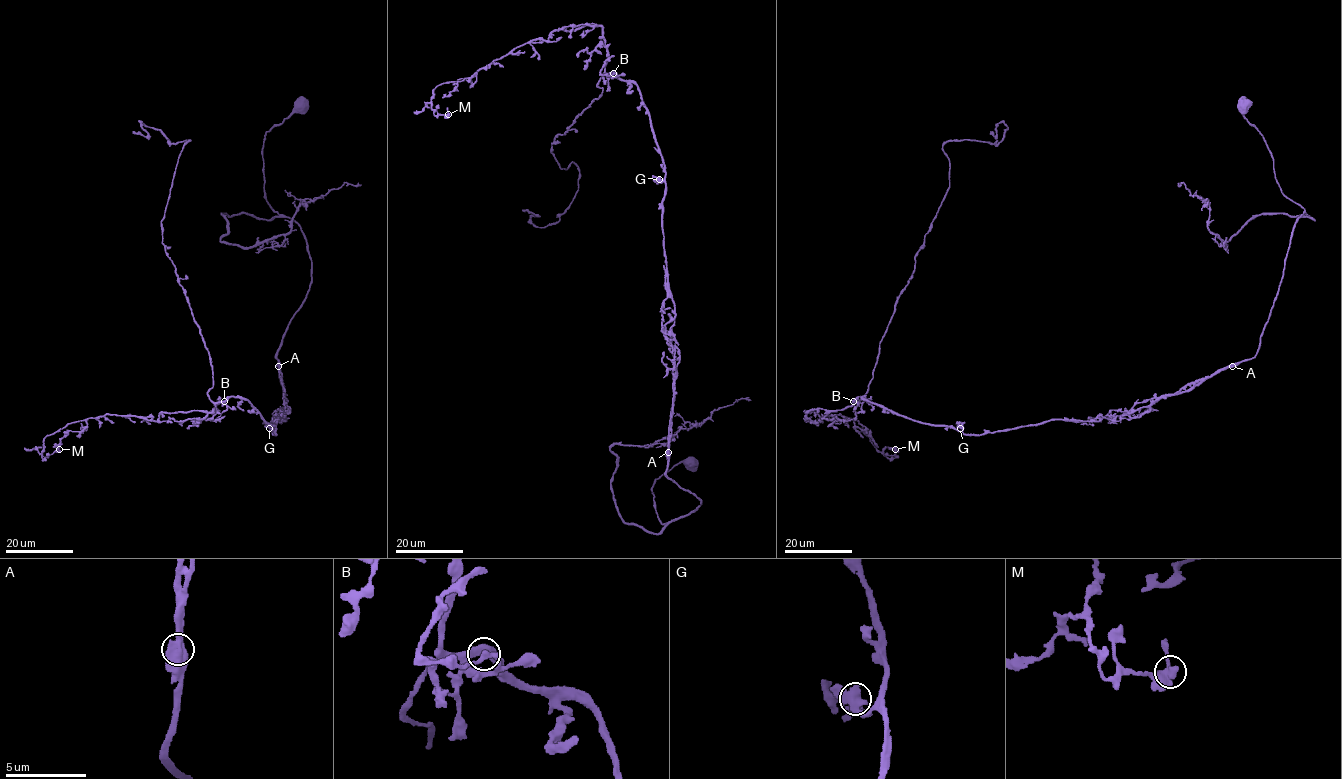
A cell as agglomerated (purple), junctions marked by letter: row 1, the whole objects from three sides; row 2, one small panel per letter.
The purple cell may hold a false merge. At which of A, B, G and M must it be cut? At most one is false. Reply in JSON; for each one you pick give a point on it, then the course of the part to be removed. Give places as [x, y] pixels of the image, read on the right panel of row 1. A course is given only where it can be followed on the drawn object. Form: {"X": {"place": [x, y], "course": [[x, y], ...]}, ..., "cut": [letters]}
{"A": {"place": [1232, 366], "course": [[1233, 366], [1187, 383], [1176, 392], [1137, 402], [1126, 414], [1078, 422], [1062, 419], [1046, 422]]}, "cut": ["A"]}

